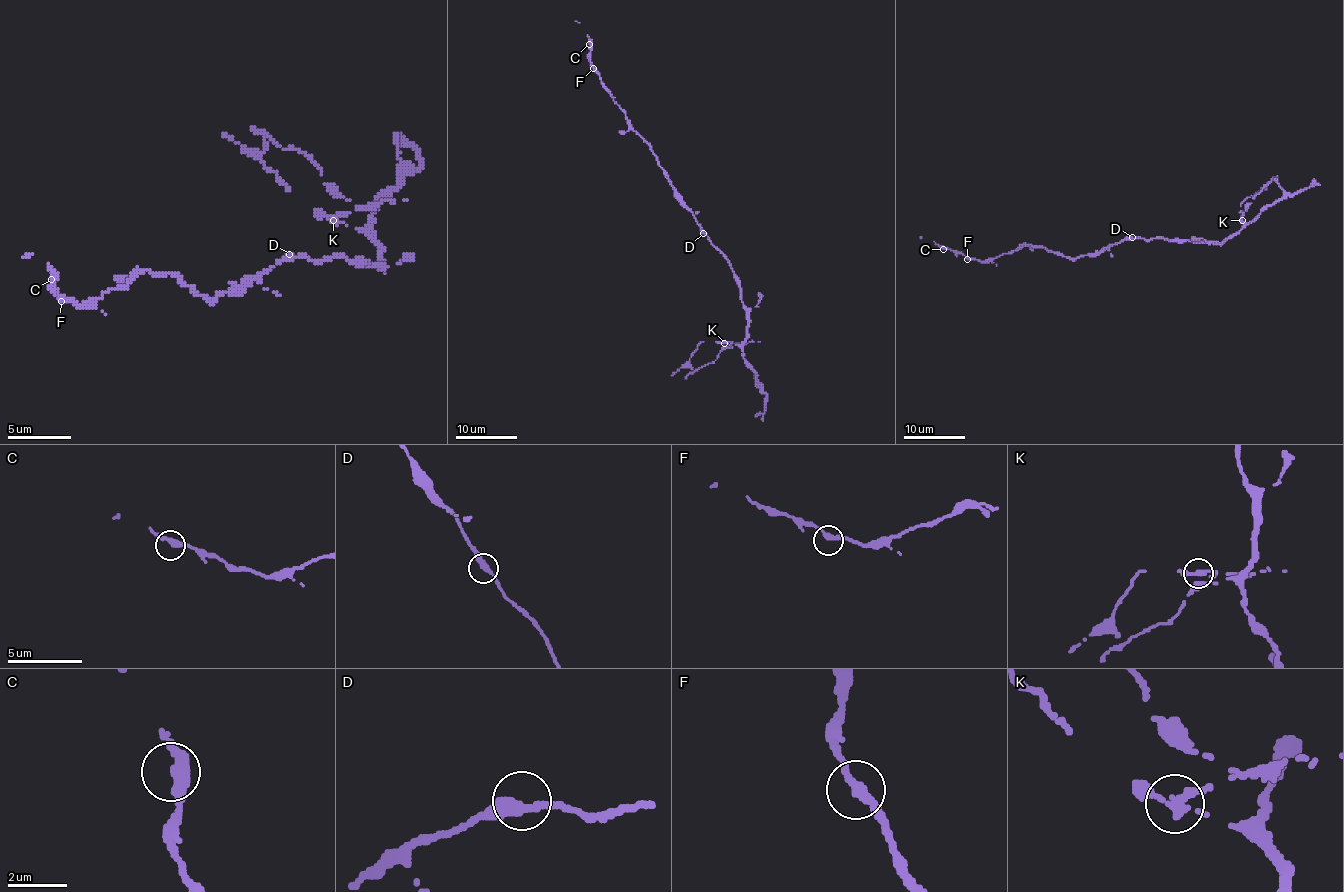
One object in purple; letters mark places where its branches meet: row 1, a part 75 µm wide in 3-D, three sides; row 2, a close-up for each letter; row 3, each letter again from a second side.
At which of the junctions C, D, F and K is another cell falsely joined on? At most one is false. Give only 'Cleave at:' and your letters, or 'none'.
Cleave at: K

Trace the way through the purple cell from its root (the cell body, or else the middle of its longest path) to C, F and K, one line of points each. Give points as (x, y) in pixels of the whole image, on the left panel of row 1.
C: (293, 257), (216, 298), (204, 298), (169, 273), (140, 270), (124, 286), (80, 305), (67, 301), (51, 279)
F: (293, 257), (283, 257), (245, 289), (216, 298), (204, 298), (169, 273), (140, 270), (96, 301), (61, 301)
K: (293, 257), (308, 257), (312, 260), (347, 257), (381, 267), (381, 251), (362, 232), (334, 219)

